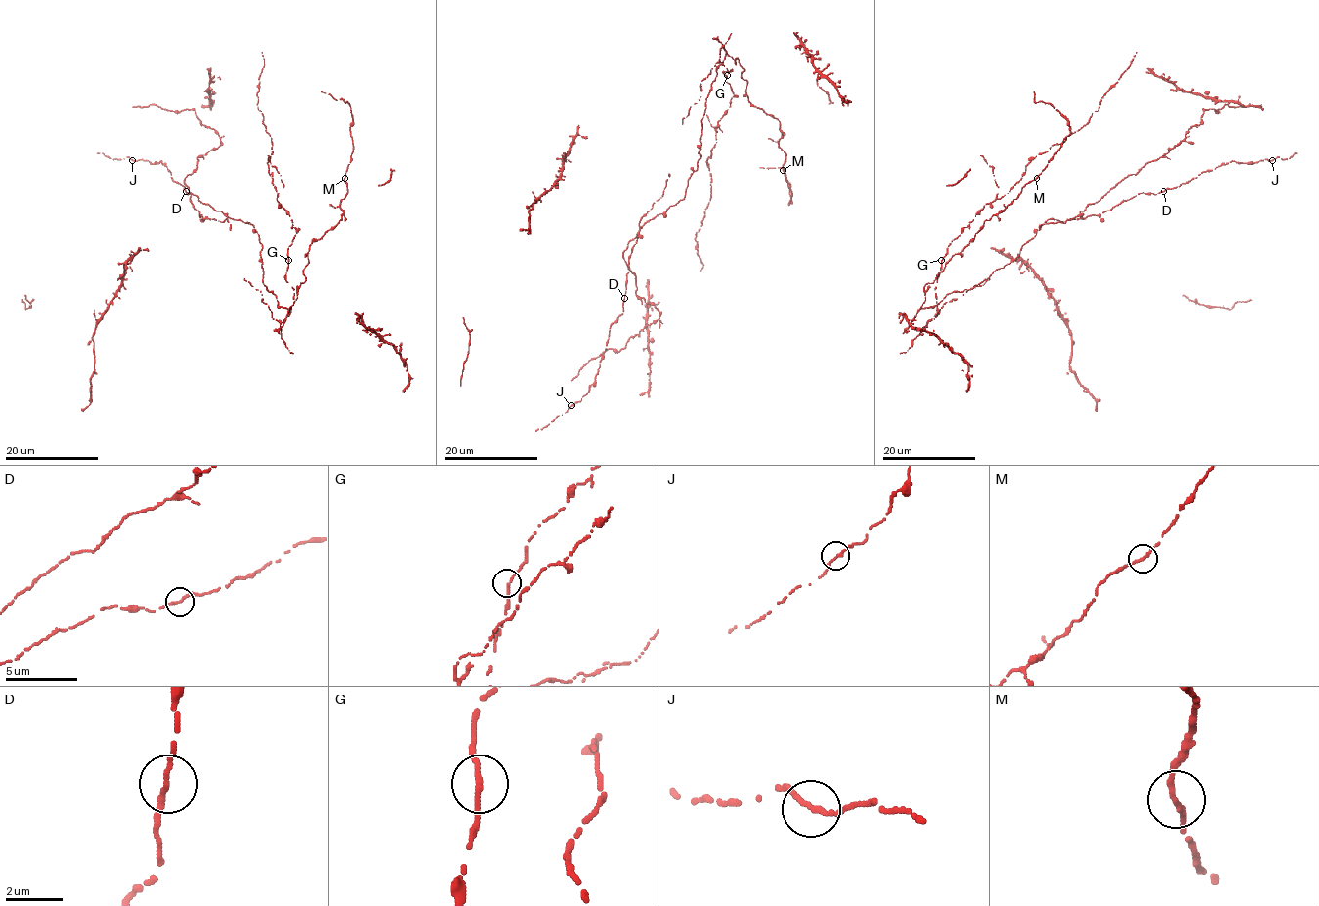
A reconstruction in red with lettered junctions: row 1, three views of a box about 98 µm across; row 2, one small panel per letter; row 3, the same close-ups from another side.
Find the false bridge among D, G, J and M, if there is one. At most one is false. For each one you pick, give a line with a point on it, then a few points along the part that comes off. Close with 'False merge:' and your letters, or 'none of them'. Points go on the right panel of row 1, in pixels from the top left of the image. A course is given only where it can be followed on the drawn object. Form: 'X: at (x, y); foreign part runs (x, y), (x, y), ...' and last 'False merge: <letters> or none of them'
False merge: none of them

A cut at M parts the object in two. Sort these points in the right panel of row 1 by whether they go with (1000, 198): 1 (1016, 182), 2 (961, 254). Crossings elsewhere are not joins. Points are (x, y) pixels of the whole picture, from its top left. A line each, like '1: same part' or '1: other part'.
1: same part
2: other part

